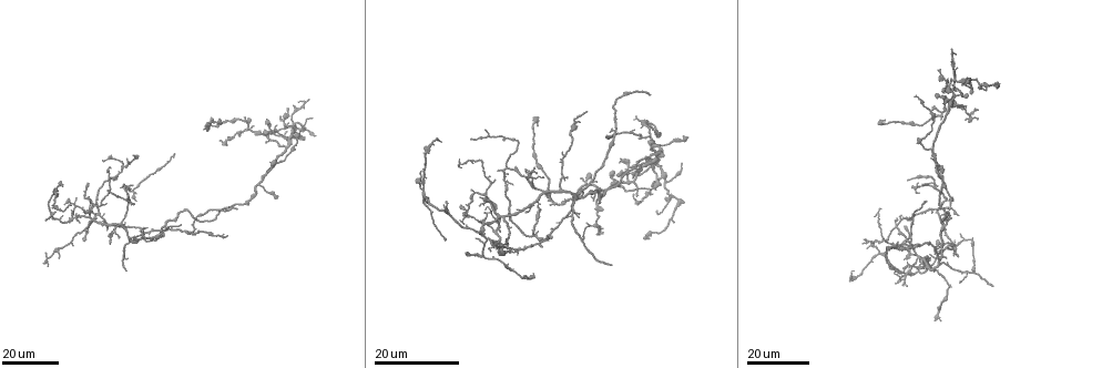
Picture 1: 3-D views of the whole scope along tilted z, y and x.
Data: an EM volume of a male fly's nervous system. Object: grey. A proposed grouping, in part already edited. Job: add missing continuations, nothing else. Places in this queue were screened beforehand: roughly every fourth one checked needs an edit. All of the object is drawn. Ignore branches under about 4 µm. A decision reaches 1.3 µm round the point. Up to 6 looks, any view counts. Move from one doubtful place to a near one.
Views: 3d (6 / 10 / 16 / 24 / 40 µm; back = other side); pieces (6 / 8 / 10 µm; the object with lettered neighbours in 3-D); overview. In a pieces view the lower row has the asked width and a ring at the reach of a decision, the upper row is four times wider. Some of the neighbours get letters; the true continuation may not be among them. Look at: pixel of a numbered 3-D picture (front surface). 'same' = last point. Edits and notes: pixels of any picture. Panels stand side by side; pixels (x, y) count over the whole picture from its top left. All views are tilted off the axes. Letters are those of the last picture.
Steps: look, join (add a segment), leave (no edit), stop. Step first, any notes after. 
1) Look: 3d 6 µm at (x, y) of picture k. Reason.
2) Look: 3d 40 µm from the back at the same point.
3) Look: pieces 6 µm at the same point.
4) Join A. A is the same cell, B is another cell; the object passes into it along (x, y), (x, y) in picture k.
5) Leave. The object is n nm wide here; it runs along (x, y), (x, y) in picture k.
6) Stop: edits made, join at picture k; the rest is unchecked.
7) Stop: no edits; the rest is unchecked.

Look: 3d 16 µm at (253, 126) of picture 1. An open end.

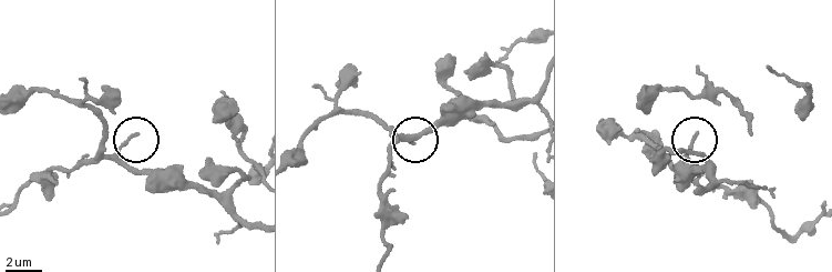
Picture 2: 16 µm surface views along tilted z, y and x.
Look: 3d 10 µm at (138, 132) of picture 2. Closer look.

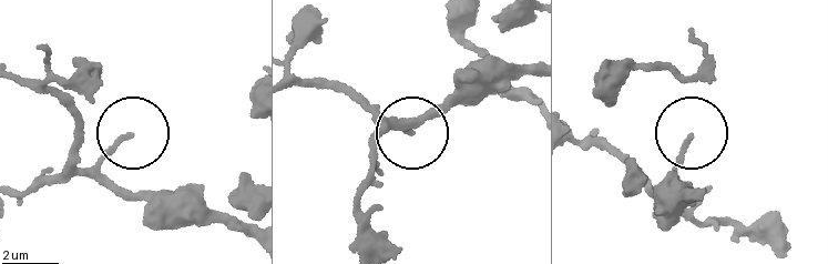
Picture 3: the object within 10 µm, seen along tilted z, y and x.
Look: pieces 10 µm at (687, 140) of picture 3.

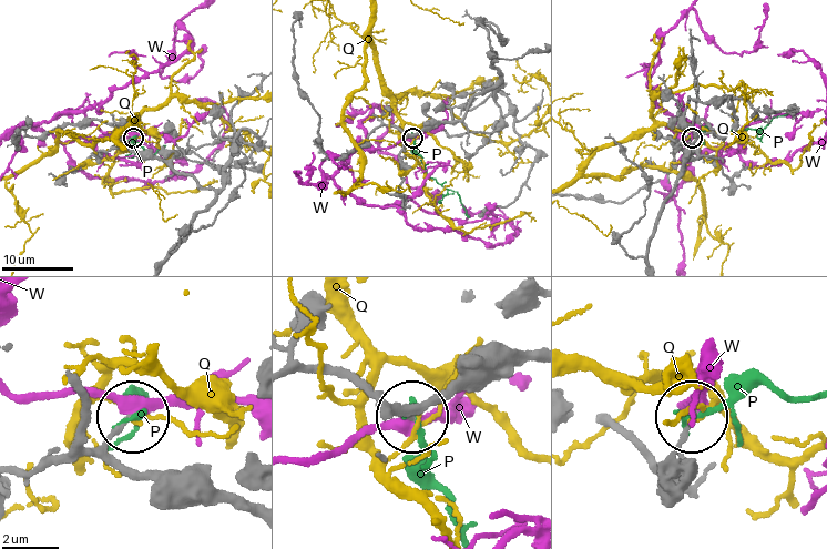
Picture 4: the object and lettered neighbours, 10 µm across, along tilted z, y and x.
Leave. P, Q and W are other cells; it runs along (213, 199), (214, 191), (191, 176), (130, 149), (132, 138) in picture 4; none of them fits.

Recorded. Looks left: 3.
Look: 3d 16 µm at (180, 223) of picture 1.

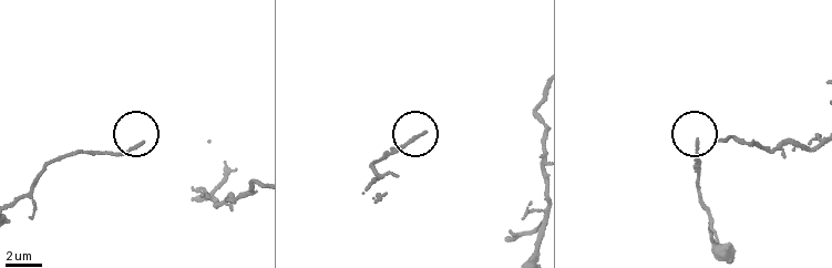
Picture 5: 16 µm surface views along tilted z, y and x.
Look: pieces 8 µm at (142, 142) of picture 5.

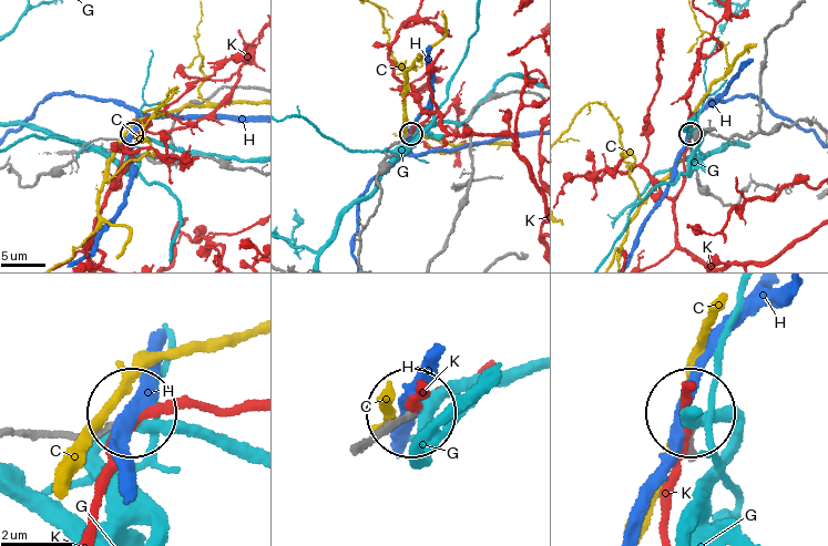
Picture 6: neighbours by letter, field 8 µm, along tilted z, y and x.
Leave. C, G, H and K are other cells; it runs along (13, 173), (22, 185), (31, 185), (89, 143), (131, 135) in picture 6; none of them fits.

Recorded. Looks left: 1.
Stop: no edits; the rest is unchecked.

